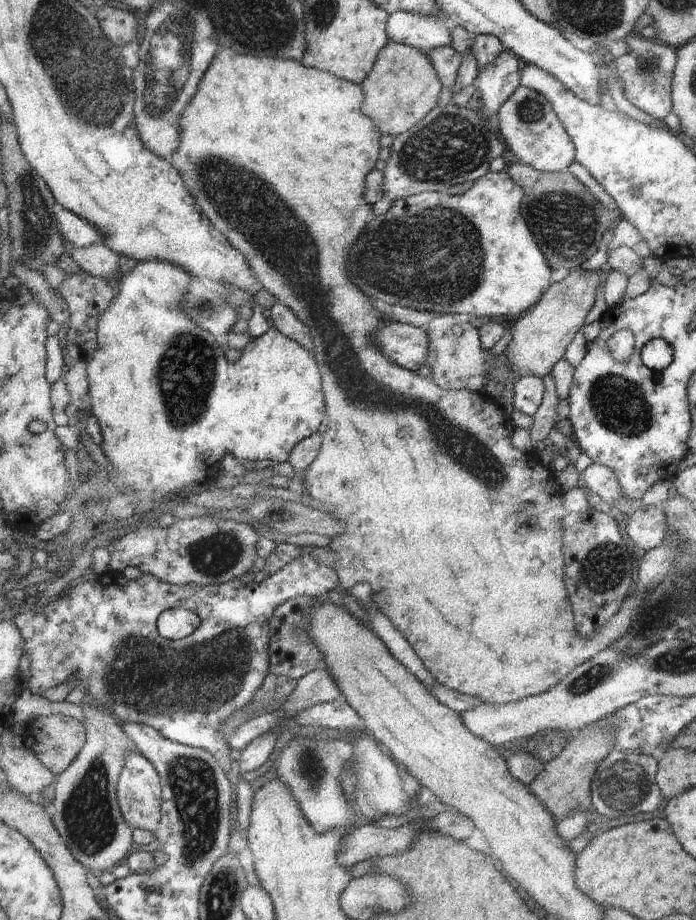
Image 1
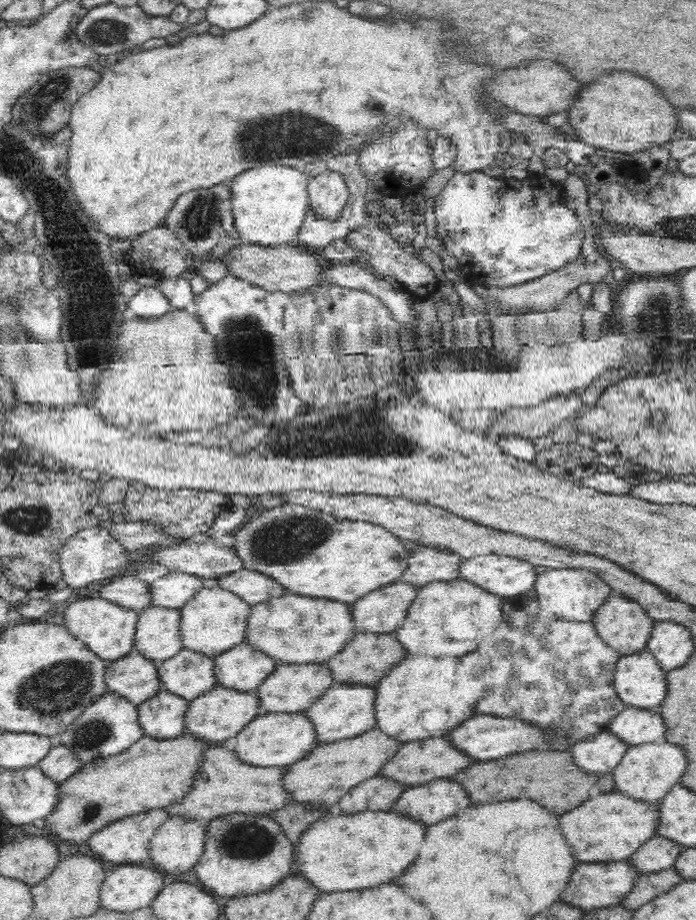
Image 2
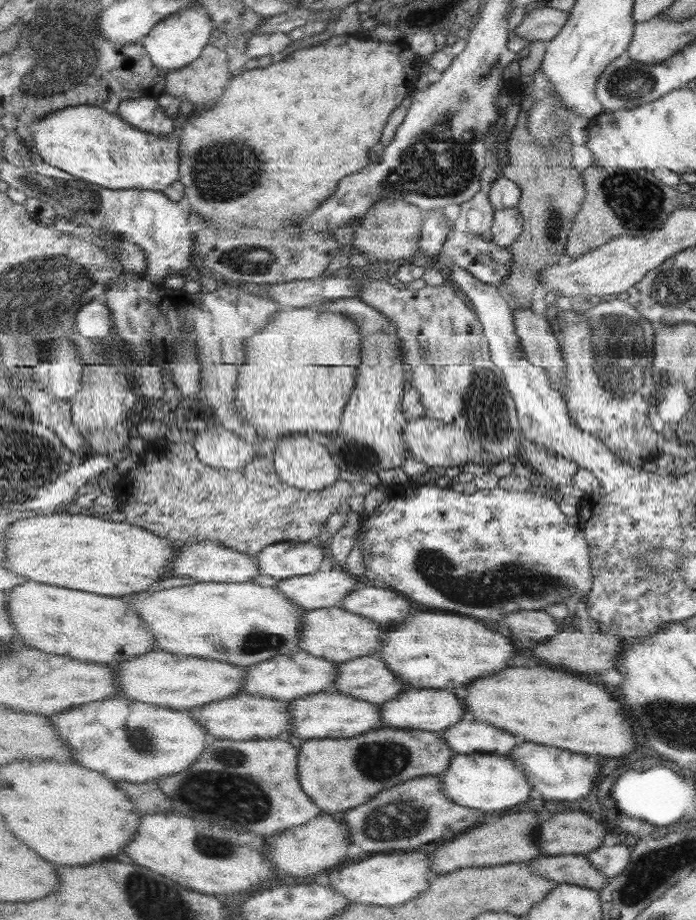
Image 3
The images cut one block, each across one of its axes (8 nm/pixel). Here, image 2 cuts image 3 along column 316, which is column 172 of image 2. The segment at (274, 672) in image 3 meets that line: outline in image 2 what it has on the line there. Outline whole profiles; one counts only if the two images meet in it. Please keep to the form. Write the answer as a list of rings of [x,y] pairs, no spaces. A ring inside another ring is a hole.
[[[182,648],[178,655],[166,658],[156,666],[156,677],[158,677],[160,690],[168,691],[187,701],[202,696],[202,693],[215,687],[214,673],[212,673],[214,663],[212,663],[212,660],[213,657]]]

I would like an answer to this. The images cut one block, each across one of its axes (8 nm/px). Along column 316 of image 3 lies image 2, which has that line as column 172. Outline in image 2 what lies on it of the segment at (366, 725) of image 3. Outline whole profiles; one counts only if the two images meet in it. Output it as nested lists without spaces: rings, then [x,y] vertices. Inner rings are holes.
[[[159,690],[137,706],[142,736],[170,740],[183,734],[187,700]]]

